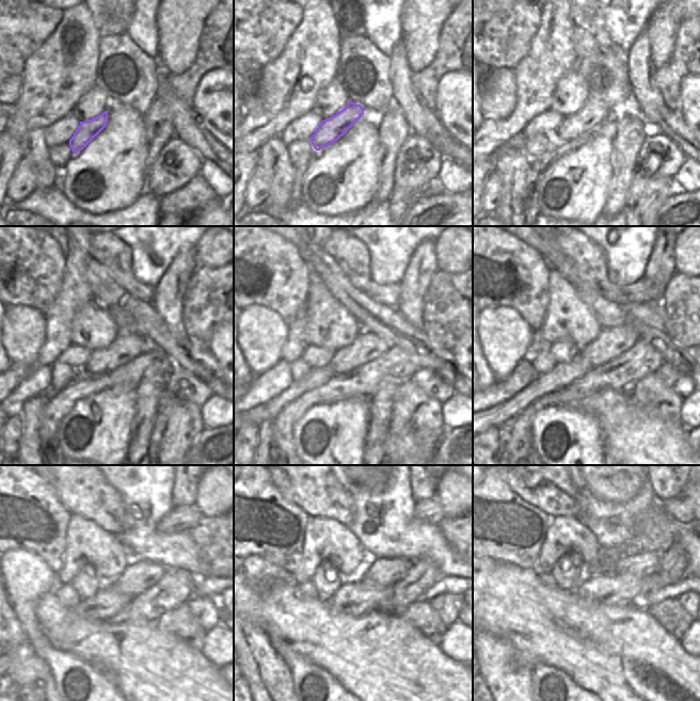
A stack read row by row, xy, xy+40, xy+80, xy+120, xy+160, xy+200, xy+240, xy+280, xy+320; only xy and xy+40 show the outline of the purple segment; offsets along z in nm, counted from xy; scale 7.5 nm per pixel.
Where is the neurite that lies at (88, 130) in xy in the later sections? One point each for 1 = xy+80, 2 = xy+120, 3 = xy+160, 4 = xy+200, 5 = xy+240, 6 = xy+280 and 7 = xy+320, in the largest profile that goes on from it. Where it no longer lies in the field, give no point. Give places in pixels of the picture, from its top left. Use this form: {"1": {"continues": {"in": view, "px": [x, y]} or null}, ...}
{"1": {"continues": {"in": "xy+80", "px": [594, 113]}}, "2": {"continues": {"in": "xy+120", "px": [125, 348]}}, "3": {"continues": {"in": "xy+160", "px": [367, 346]}}, "4": {"continues": {"in": "xy+200", "px": [610, 343]}}, "5": {"continues": {"in": "xy+240", "px": [139, 575]}}, "6": {"continues": {"in": "xy+280", "px": [386, 572]}}, "7": {"continues": {"in": "xy+320", "px": [641, 566]}}}

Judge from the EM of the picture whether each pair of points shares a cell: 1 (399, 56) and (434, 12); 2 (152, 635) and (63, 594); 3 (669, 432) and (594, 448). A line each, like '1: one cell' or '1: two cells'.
1: two cells
2: two cells
3: two cells

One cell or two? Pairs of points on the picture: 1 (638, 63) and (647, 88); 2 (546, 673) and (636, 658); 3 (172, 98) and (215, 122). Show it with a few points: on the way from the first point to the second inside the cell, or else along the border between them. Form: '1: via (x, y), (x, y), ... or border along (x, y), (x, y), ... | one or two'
1: via (640, 69), (641, 81) | one
2: border along (539, 663), (552, 665), (565, 671), (582, 687) | two
3: border along (190, 107), (195, 122), (205, 130) | two

